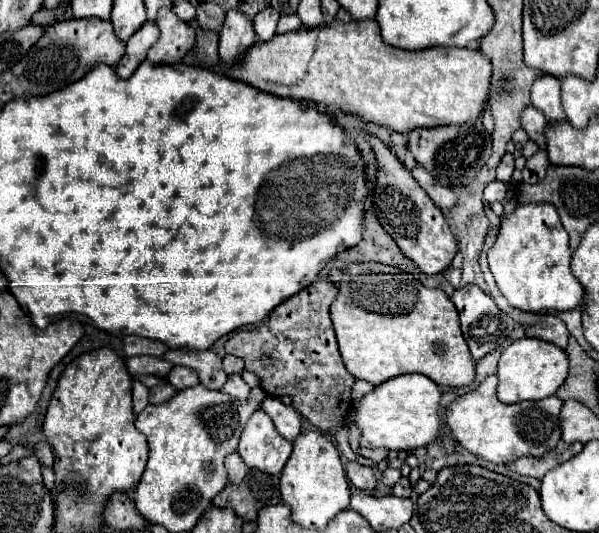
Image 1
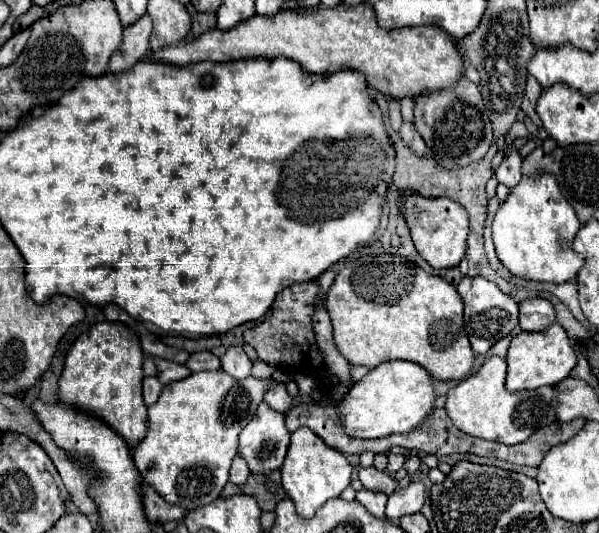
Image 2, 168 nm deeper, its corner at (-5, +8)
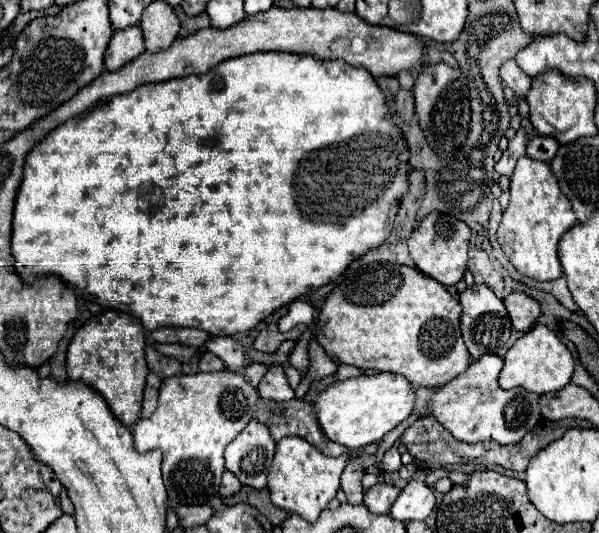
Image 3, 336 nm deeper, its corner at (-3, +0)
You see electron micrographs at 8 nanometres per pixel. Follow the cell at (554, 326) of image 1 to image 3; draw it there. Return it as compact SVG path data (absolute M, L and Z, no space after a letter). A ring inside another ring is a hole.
M513 292L505 300L511 324L519 332L529 332L541 314L541 304L523 292Z

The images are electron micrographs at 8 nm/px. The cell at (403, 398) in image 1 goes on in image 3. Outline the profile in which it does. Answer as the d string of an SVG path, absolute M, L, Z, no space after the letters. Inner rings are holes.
M379 372L373 376L357 376L327 386L315 400L315 412L327 438L347 448L363 448L379 442L385 434L405 422L415 408L415 388L401 374Z

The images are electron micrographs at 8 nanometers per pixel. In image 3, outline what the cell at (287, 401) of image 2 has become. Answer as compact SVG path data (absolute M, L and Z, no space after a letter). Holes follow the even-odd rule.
M271 366L265 378L261 380L261 384L257 386L257 390L259 390L259 396L265 400L273 400L273 402L293 400L293 390L289 388L281 366Z

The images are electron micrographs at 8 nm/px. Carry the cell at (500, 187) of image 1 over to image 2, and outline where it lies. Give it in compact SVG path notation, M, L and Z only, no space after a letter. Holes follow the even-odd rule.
M505 146L505 158L495 174L499 178L499 182L513 188L523 176L521 174L521 162L523 162L523 158L521 158L519 150L515 146Z

